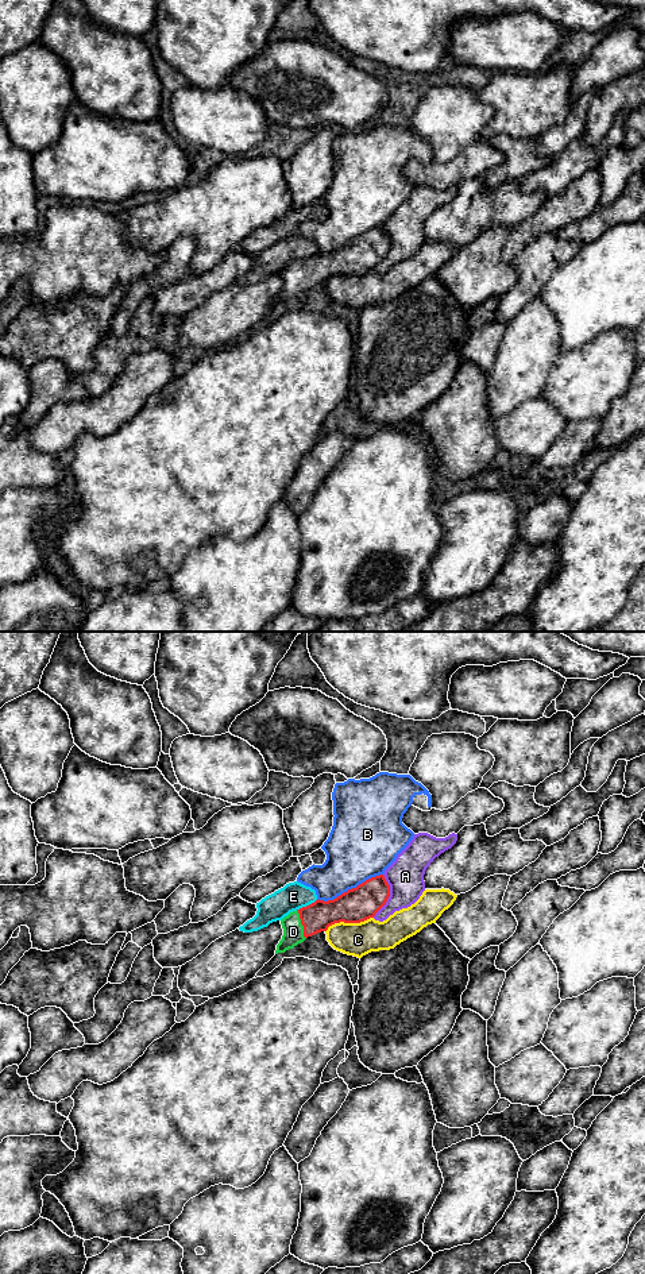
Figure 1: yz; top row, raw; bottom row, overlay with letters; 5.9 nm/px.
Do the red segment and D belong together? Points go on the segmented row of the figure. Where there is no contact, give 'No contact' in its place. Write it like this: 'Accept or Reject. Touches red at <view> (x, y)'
Accept. Touches red at yz (301, 923)

